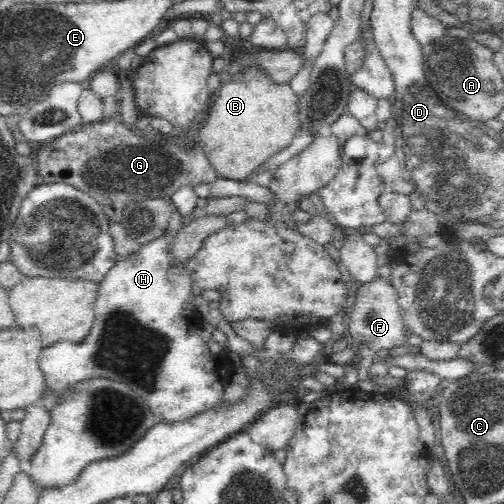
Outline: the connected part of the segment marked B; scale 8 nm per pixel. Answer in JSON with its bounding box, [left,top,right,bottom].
[199,62,300,183]

